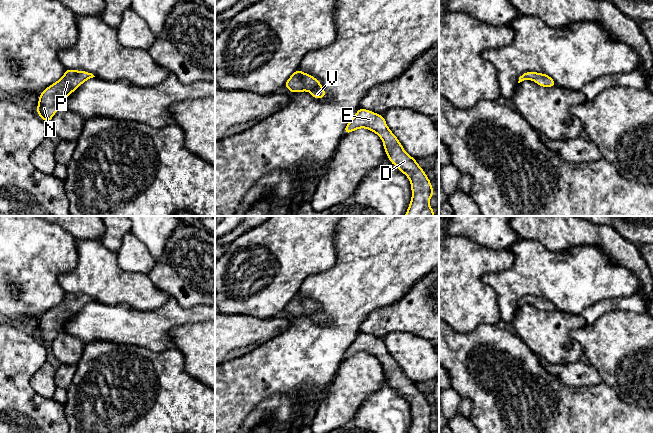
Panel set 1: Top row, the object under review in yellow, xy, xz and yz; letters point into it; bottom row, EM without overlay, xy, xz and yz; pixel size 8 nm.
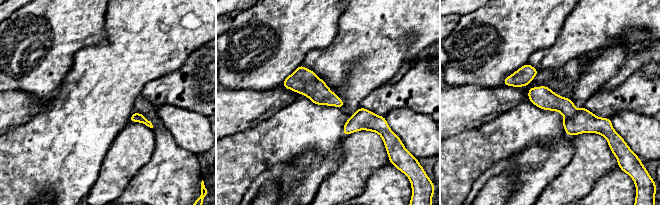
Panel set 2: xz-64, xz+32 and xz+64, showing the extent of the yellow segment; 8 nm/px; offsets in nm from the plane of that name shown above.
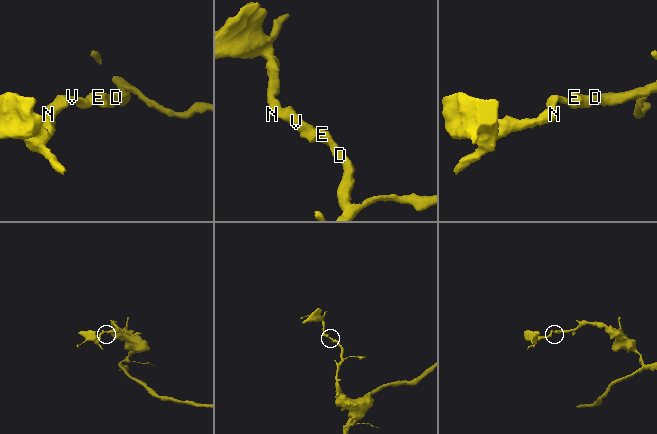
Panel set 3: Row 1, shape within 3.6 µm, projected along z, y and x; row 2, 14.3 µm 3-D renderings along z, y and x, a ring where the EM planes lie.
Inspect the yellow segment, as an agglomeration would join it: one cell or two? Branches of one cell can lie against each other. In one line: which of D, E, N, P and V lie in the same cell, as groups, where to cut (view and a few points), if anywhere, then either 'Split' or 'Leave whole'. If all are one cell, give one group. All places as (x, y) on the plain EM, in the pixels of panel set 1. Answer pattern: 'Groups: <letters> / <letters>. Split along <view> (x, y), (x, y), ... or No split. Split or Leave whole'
Groups: D E N P V. No split. Leave whole

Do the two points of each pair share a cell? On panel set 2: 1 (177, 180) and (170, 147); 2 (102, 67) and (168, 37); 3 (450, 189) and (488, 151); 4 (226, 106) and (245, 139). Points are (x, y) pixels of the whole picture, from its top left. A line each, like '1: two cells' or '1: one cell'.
1: one cell
2: one cell
3: one cell
4: two cells

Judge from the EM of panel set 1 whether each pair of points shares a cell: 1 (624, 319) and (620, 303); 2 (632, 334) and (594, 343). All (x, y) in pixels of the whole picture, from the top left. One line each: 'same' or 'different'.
1: different
2: same

